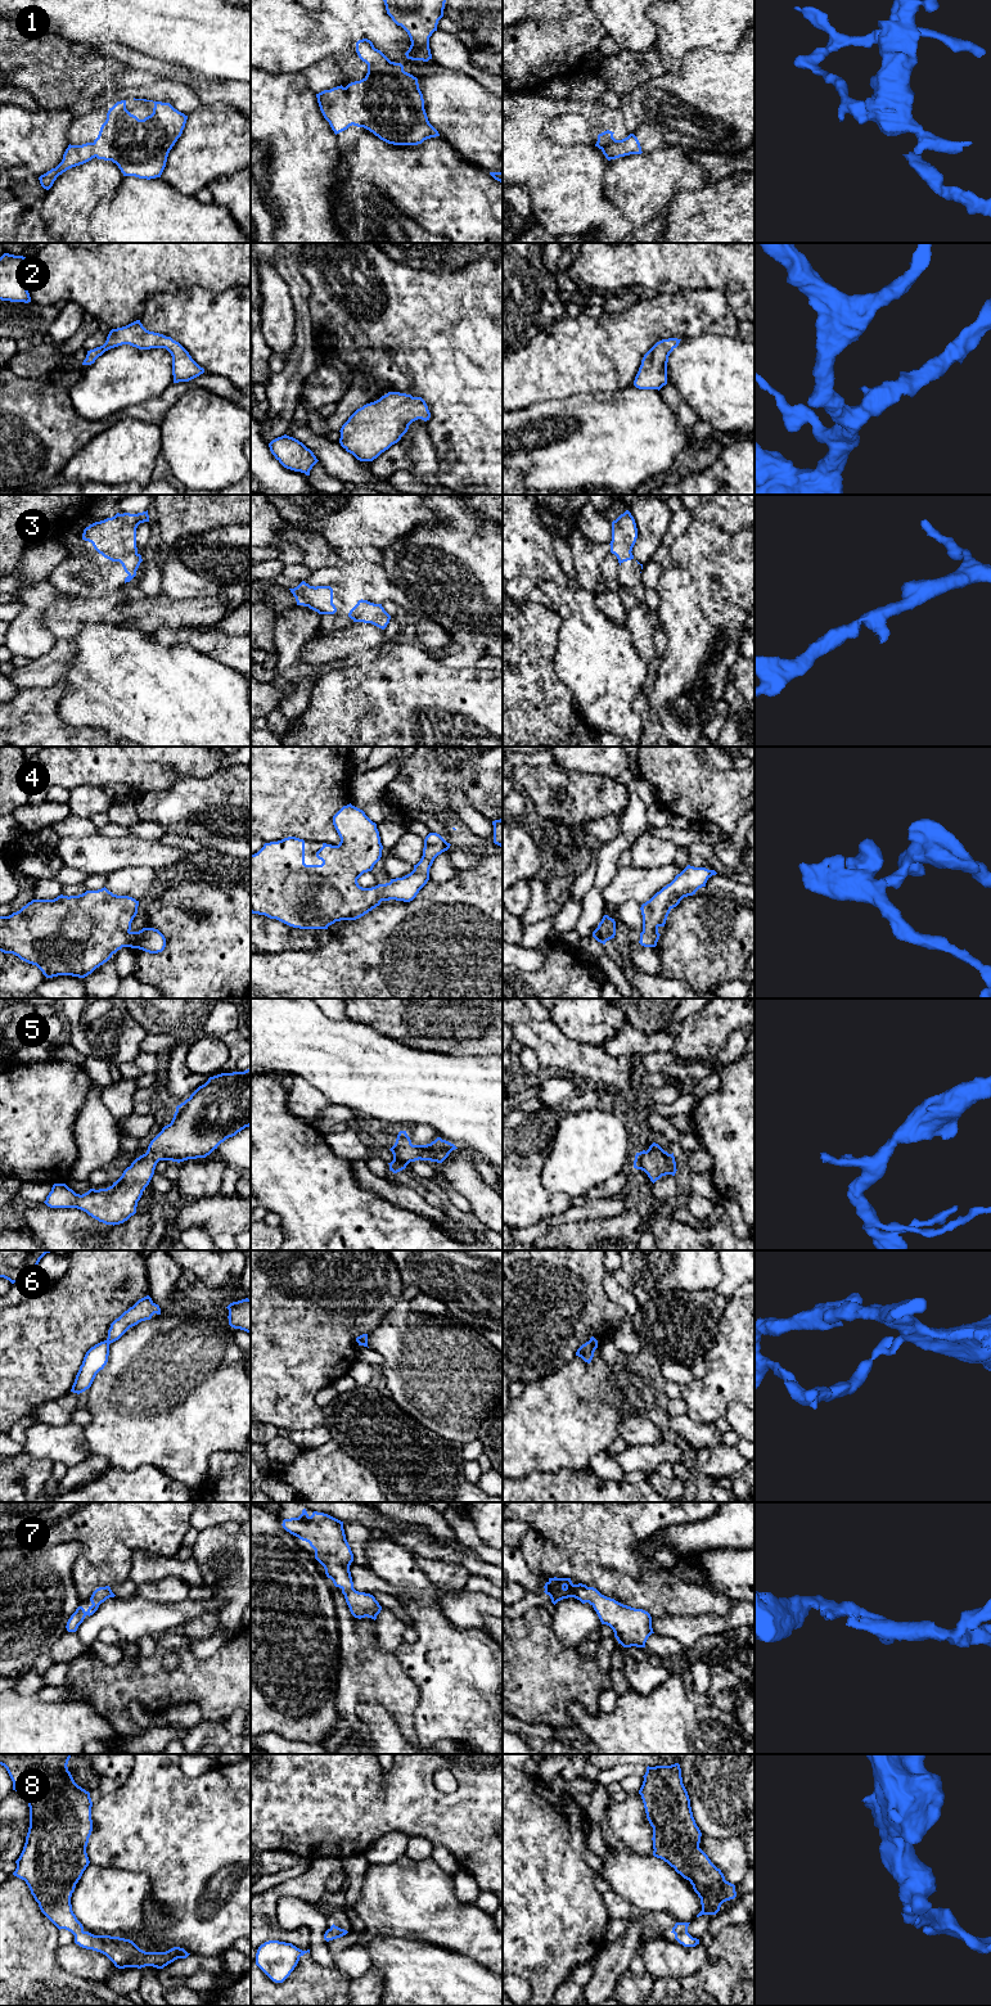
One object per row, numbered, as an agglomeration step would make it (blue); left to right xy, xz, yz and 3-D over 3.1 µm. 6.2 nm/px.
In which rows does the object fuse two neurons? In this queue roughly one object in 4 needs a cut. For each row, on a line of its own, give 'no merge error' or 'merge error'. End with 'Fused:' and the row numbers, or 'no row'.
1: no merge error
2: no merge error
3: no merge error
4: no merge error
5: no merge error
6: merge error
7: no merge error
8: no merge error
Fused: 6

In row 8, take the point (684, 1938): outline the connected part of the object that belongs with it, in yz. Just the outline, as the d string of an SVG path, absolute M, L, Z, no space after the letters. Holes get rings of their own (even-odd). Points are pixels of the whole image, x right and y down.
M676 1922L671 1933L675 1934L675 1939L684 1947L695 1947L697 1944L699 1944L699 1939L693 1938L688 1933L689 1924L690 1922Z

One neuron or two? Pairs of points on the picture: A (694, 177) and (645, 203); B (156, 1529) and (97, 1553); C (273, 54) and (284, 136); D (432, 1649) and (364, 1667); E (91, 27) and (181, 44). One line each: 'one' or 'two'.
A: one
B: one
C: two
D: two
E: one

